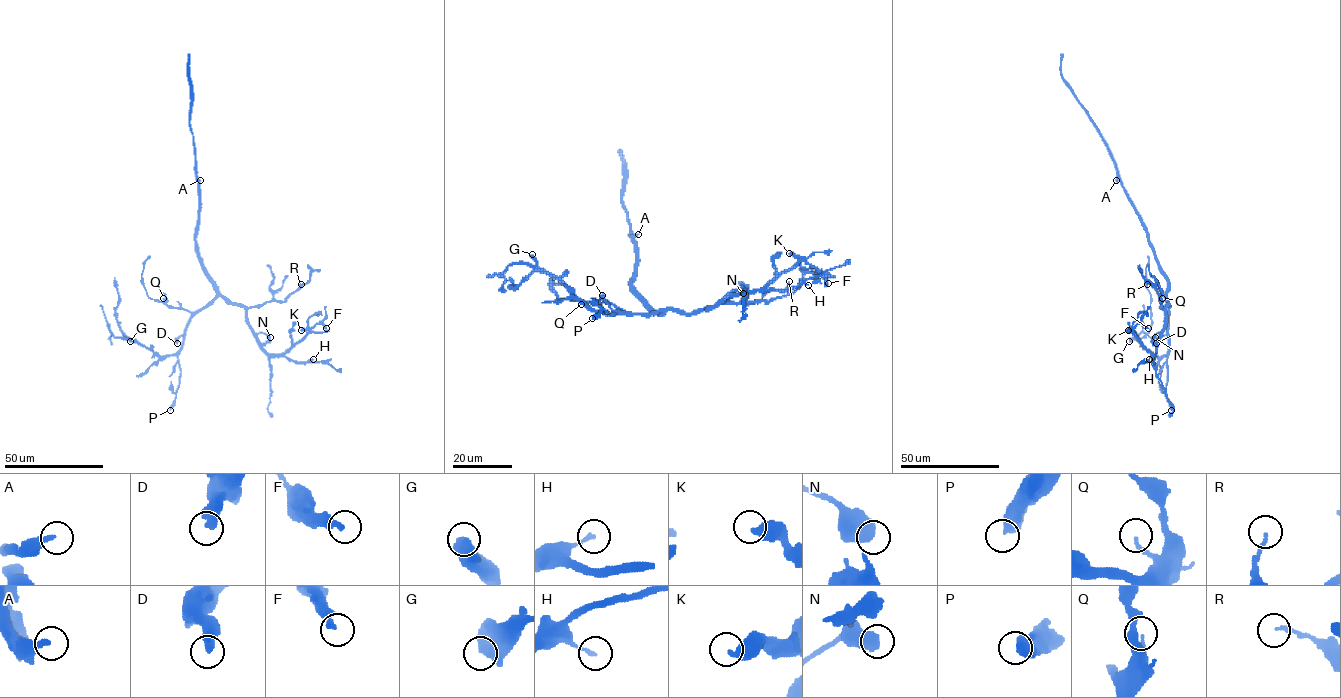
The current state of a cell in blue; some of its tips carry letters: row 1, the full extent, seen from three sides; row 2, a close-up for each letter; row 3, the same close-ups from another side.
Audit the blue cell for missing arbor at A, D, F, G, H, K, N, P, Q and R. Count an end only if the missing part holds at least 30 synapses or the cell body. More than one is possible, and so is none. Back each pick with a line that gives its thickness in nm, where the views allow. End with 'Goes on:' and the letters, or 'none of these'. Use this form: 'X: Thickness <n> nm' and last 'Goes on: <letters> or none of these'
A: Thickness 240 nm
Goes on: A

